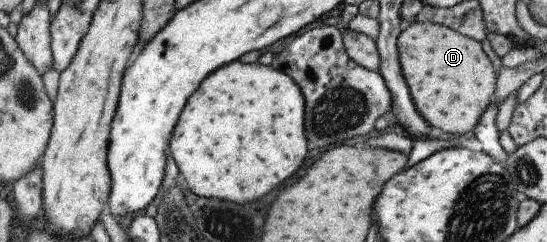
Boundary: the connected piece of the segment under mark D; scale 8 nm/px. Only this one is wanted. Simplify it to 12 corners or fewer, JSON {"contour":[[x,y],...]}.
{"contour":[[425,21],[395,46],[413,106],[454,137],[495,90],[480,42]]}

